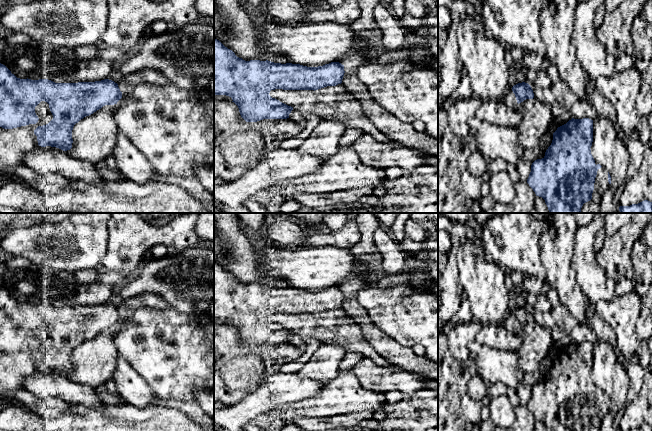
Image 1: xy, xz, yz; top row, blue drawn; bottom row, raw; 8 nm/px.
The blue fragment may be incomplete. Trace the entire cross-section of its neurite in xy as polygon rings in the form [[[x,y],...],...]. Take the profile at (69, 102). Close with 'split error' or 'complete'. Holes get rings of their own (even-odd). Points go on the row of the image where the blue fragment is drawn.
[[[0,63],[0,127],[36,124],[39,118],[35,107],[45,101],[53,119],[34,130],[41,147],[70,150],[74,125],[105,105],[117,104],[121,98],[118,84],[109,79],[78,83],[20,79]]] | complete

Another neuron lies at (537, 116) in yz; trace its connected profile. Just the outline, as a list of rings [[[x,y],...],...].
[[[536,98],[519,103],[522,119],[514,128],[518,133],[519,145],[525,150],[536,148],[549,132],[554,116],[550,105]]]

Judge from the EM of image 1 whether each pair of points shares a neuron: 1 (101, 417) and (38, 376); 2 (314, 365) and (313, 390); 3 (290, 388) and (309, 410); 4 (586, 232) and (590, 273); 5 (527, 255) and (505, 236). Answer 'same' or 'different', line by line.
1: different
2: different
3: different
4: same
5: same

